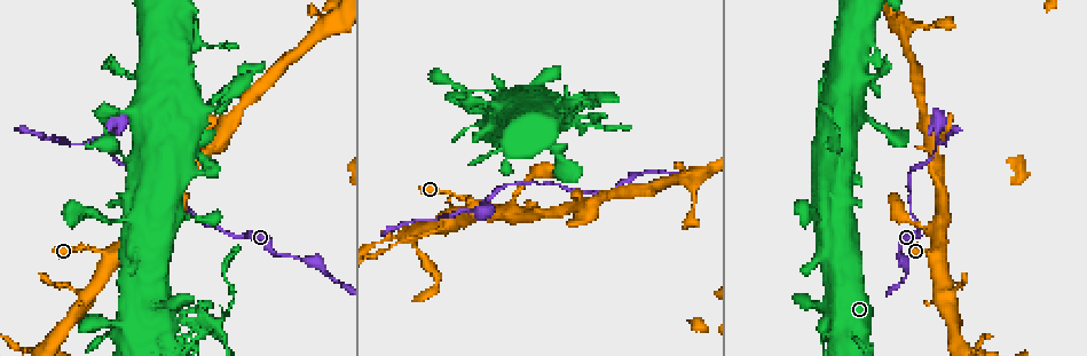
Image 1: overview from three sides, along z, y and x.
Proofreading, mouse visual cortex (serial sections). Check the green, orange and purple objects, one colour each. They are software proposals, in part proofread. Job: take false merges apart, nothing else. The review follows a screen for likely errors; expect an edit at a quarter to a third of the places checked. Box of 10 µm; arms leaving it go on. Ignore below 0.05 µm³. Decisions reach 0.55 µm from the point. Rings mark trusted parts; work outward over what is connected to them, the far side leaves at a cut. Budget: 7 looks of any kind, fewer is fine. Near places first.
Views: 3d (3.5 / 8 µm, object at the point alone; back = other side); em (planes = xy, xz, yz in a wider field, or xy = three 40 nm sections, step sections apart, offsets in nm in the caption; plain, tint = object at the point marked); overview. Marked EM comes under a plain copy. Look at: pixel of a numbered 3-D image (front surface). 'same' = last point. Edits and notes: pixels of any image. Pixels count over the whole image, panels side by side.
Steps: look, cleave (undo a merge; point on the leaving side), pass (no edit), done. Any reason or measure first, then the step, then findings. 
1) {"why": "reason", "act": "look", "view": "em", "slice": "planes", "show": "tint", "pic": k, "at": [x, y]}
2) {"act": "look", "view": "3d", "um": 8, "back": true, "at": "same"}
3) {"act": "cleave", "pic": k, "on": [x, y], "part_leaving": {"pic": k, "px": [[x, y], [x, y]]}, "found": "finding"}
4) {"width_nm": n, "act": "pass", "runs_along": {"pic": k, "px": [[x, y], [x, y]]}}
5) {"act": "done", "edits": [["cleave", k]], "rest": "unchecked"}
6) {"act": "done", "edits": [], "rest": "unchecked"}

{"act": "look", "view": "3d", "um": 3.5, "pic": 1, "at": [149, 231]}

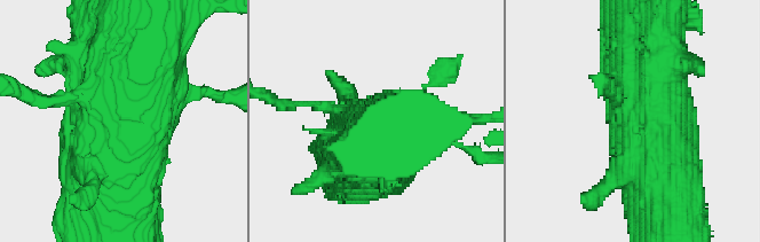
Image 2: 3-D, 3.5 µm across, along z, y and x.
{"why": "now the EM", "act": "look", "view": "em", "slice": "xy", "step": 2, "show": "tint", "pic": 2, "at": [123, 123]}

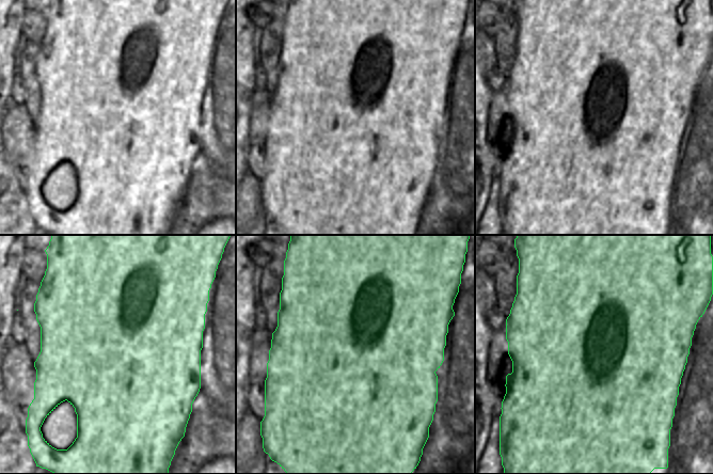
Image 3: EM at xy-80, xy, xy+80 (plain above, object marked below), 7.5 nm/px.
{"act": "pass", "runs_along": {"pic": 2, "px": [[669, 233], [646, 82]]}, "found": "one cell here"}

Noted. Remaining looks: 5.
{"why": "thin neck", "act": "look", "view": "3d", "um": 3.5, "back": true, "pic": 1, "at": [486, 113]}

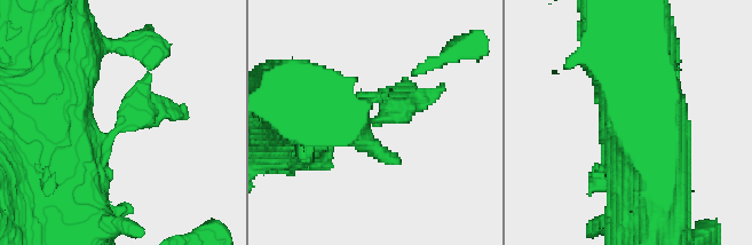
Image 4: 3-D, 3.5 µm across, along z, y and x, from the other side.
{"why": "need the tissue", "act": "look", "view": "em", "slice": "xy", "step": 1, "show": "tint", "pic": 4, "at": [377, 119]}

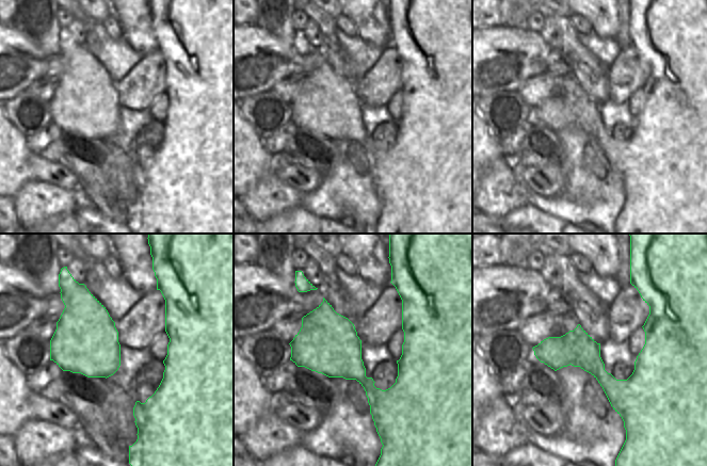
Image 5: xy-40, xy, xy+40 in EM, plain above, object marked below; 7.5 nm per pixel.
{"act": "pass", "runs_along": {"pic": 4, "px": [[44, 163], [103, 141], [132, 113], [181, 113]]}, "found": "continuous, no second cell"}

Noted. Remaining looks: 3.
{"why": "abrupt turn", "act": "look", "view": "3d", "um": 8, "pic": 1, "at": [936, 145]}

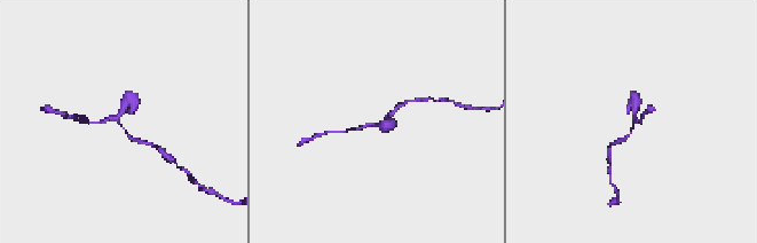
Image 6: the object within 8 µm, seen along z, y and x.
{"why": "closer look", "act": "look", "view": "3d", "um": 3.5, "at": "same"}

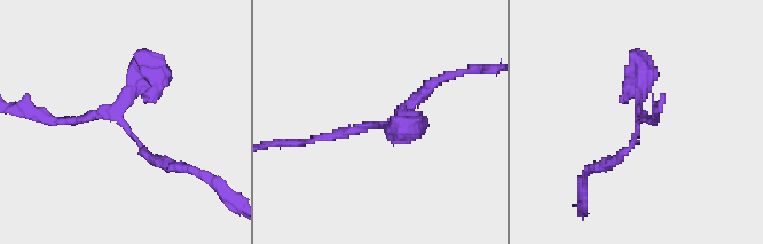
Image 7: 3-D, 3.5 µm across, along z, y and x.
{"act": "look", "view": "em", "slice": "xy", "step": 1, "show": "tint", "pic": 7, "at": [123, 122]}

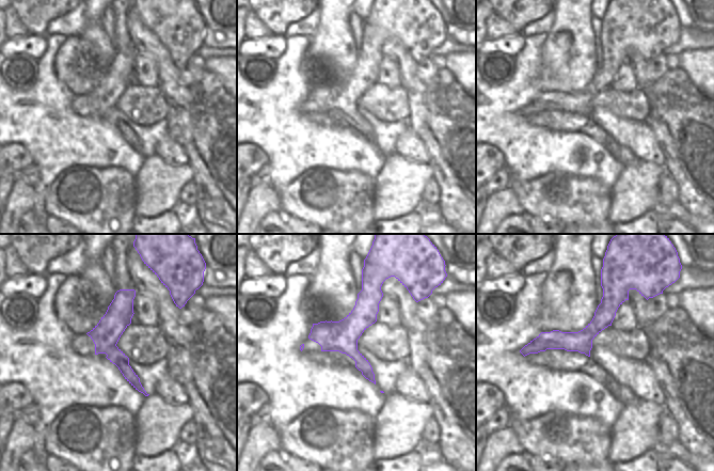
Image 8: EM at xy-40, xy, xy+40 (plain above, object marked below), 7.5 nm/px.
{"act": "pass", "runs_along": {"pic": 8, "px": [[624, 289], [581, 341], [525, 351]]}, "found": "all the same cell"}

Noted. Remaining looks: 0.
{"act": "done", "edits": [], "rest": "unchecked"}

